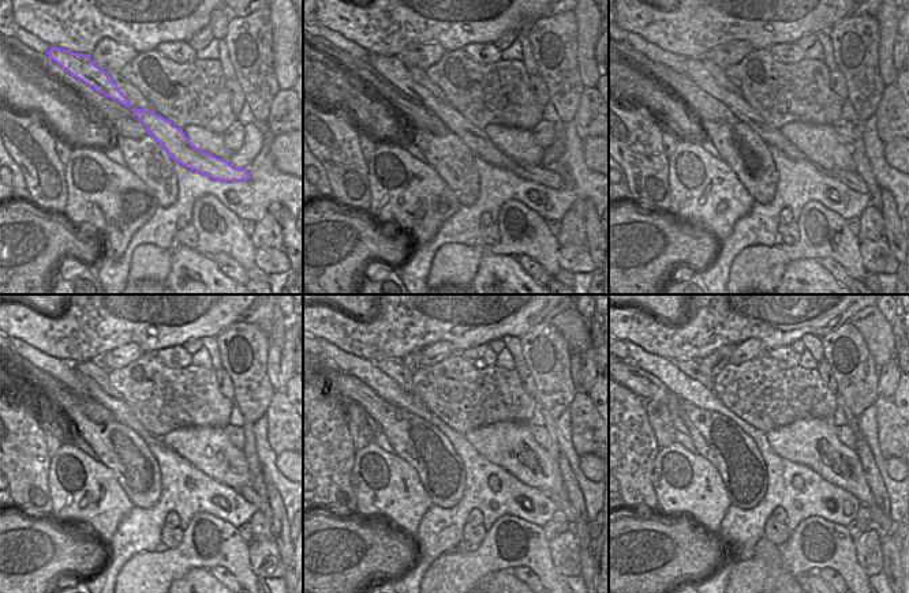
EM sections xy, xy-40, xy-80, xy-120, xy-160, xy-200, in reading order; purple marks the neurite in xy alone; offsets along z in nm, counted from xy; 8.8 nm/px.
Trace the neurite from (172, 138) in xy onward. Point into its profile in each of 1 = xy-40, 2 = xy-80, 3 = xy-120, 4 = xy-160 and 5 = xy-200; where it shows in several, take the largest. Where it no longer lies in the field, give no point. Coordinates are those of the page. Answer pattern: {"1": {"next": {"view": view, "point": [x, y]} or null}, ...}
{"1": {"next": {"view": "xy-40", "point": [391, 67]}}, "2": {"next": {"view": "xy-80", "point": [694, 68]}}, "3": {"next": {"view": "xy-120", "point": [124, 415]}}, "4": {"next": {"view": "xy-160", "point": [572, 517]}}, "5": {"next": {"view": "xy-200", "point": [882, 522]}}}

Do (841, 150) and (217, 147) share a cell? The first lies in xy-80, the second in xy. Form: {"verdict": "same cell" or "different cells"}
{"verdict": "same cell"}

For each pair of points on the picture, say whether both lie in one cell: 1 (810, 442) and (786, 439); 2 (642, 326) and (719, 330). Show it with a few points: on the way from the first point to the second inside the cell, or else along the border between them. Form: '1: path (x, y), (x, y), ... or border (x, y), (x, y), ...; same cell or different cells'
1: path (804, 442), (792, 442); same cell
2: path (661, 331), (700, 331); same cell

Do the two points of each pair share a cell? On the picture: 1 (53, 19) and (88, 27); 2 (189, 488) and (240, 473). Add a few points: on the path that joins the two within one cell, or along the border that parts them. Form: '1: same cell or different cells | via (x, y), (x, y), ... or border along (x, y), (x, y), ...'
1: same cell | via (62, 22), (79, 22)
2: different cells | border along (189, 461), (210, 477), (235, 490)

